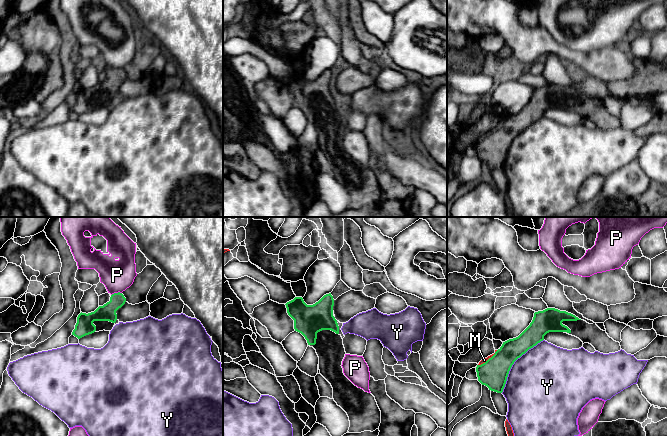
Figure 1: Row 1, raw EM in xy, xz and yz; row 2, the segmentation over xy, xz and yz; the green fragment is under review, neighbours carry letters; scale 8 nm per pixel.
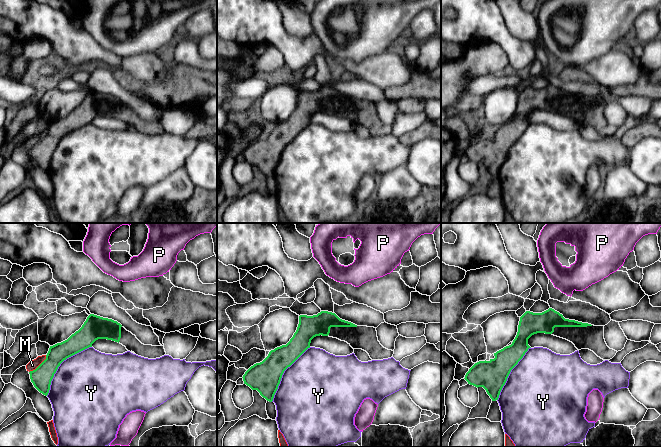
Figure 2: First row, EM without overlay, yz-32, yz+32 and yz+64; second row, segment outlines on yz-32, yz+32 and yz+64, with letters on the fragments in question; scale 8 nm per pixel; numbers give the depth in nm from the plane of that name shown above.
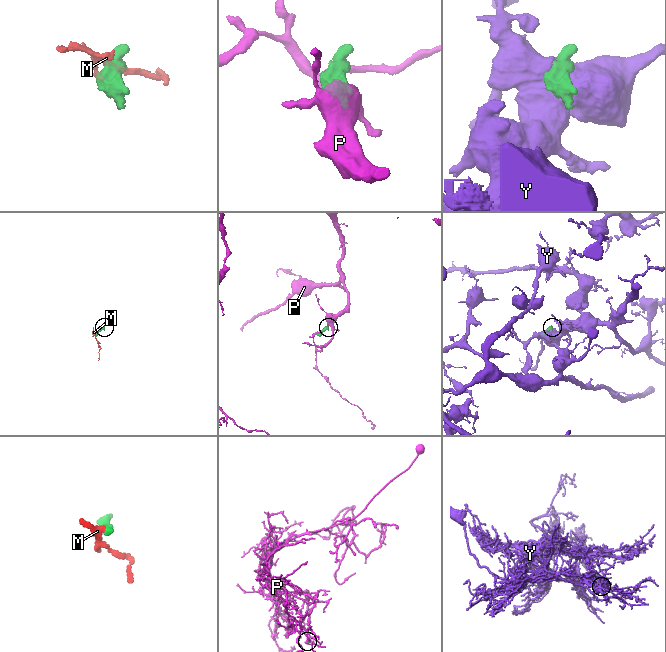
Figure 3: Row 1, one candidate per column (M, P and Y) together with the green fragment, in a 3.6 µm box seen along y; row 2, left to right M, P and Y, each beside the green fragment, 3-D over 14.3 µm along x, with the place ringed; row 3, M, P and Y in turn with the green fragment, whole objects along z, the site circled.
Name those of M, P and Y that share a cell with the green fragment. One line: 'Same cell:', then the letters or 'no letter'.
Same cell: no letter

